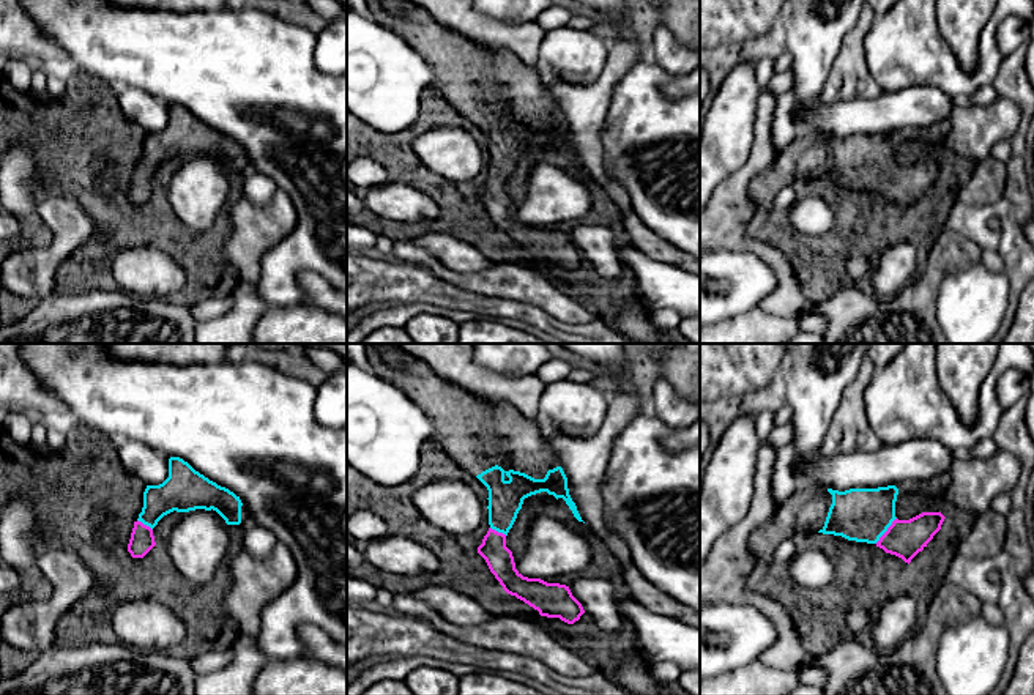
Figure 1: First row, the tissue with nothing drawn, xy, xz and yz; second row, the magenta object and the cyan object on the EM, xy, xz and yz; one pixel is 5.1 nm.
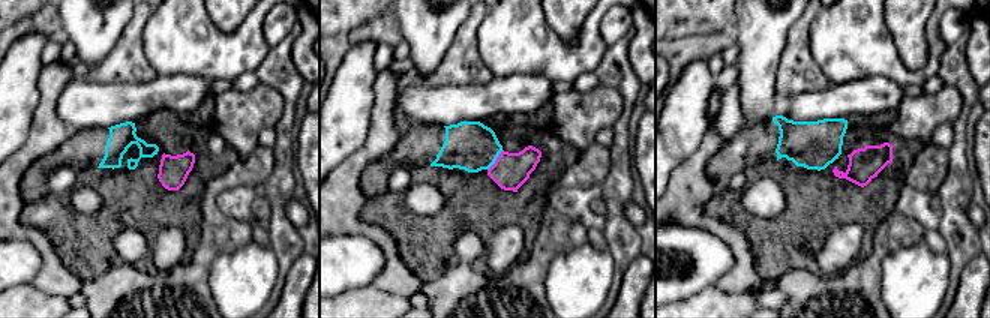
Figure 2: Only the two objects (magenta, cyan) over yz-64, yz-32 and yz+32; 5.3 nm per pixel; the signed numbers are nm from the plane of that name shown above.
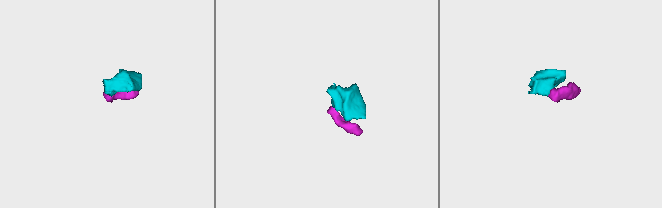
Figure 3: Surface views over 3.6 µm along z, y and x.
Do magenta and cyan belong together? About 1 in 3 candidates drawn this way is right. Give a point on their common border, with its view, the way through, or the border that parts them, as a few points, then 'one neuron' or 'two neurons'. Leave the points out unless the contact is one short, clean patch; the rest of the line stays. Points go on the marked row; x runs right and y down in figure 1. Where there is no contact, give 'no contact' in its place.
yz (888, 530) | across yz (905, 539), (894, 536), (888, 530), (869, 516), (858, 514) | one neuron

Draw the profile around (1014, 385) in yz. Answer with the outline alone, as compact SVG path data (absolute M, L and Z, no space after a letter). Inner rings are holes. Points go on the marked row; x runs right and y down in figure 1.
M1004 369L996 383L996 397L1002 410L1010 408L1026 399L1031 389L1028 370Z

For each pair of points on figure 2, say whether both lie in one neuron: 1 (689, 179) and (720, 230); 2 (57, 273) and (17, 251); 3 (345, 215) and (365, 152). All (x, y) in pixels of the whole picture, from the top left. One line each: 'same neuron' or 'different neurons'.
1: same neuron
2: different neurons
3: same neuron

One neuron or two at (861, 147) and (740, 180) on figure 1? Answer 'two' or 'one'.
two

